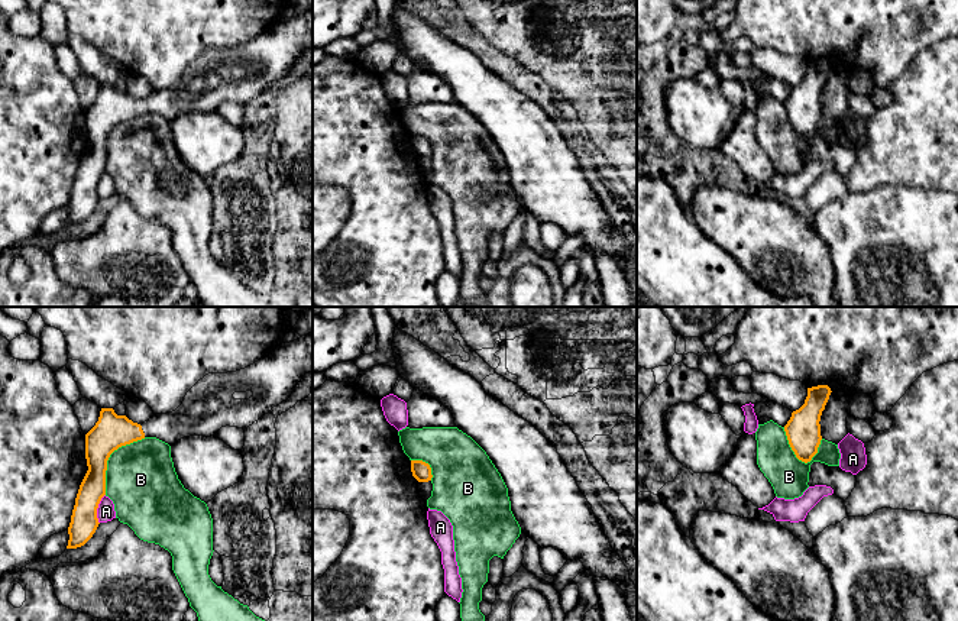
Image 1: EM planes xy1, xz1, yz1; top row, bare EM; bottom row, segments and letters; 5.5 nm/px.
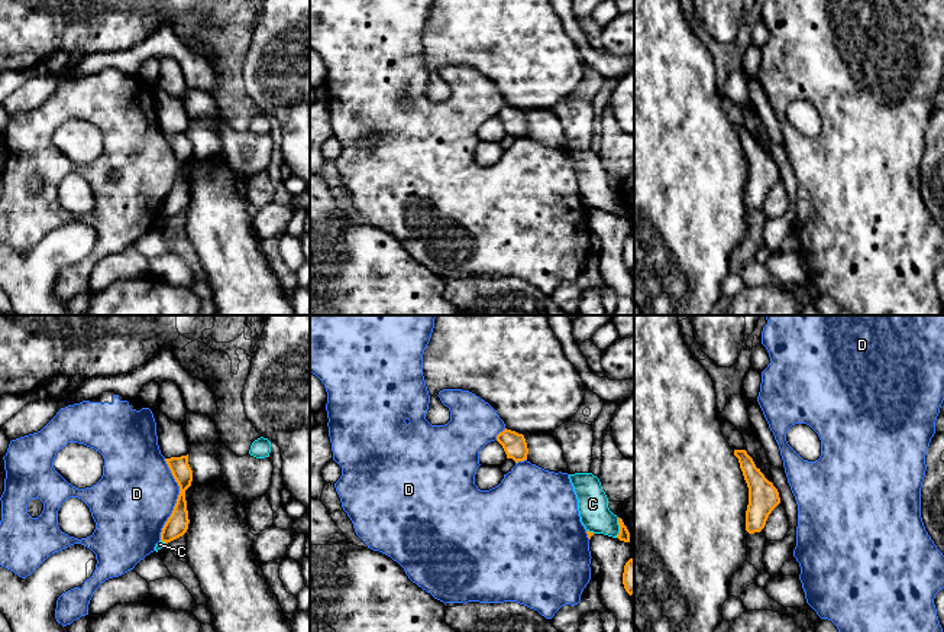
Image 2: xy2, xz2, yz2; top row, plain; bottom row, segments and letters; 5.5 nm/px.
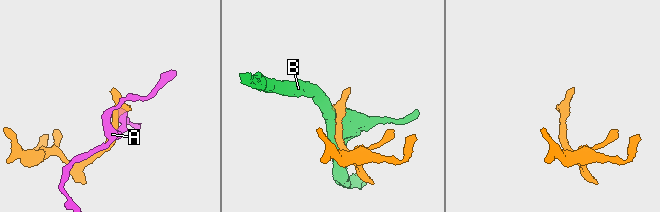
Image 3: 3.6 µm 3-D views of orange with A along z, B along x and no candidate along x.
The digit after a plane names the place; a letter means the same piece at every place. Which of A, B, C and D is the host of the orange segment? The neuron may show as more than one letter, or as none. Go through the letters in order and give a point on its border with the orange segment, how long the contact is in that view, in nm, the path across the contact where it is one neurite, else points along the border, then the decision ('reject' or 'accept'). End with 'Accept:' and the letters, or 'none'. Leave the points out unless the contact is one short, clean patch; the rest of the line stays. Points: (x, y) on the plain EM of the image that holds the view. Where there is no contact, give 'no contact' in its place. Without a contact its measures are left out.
A: contact xy1 (97, 183); length 170 nm; border xy1 (104, 170), (97, 184), (99, 199); reject
B: contact xy1 (109, 132); length 400 nm; reject
C: contact xz2 (620, 204); length 110 nm; reject
D: contact xy2 (177, 175); length 460 nm; reject
Accept: none

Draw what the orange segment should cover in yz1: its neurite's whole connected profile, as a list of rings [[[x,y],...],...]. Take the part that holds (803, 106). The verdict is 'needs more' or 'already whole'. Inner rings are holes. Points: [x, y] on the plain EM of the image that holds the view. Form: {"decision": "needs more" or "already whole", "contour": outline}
{"decision": "already whole", "contour": [[[828,61],[807,64],[805,80],[792,88],[784,107],[796,133],[805,139],[810,138],[821,120],[821,91],[831,71]]]}

